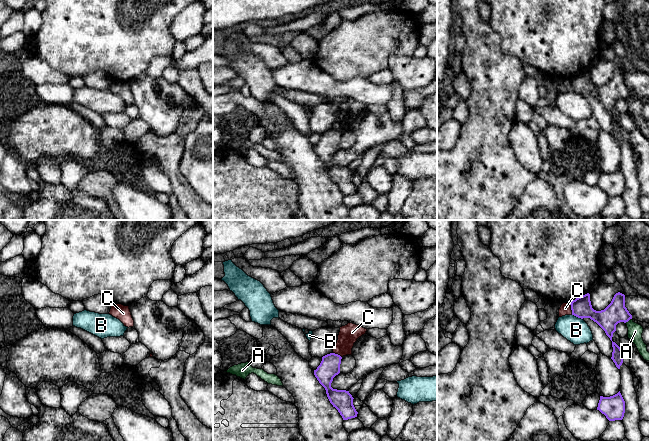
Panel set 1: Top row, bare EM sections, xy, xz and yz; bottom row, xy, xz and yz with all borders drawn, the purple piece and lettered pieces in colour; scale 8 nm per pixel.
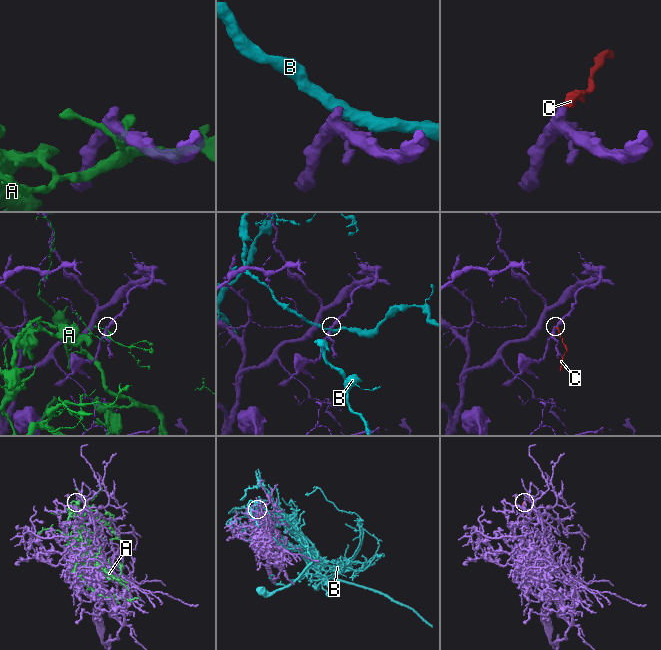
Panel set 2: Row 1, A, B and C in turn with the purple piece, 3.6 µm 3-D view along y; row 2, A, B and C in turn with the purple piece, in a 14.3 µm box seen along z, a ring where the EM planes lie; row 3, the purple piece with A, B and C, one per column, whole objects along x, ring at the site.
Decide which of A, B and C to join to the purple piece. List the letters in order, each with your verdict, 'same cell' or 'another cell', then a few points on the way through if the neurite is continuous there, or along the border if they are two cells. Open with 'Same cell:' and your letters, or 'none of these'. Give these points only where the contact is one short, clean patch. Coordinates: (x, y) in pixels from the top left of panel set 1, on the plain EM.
Same cell: none of these
A: another cell
B: another cell; border along yz (572, 90), (582, 95)
C: another cell; border along yz (569, 79), (572, 90)

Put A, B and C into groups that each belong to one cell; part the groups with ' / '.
A / B / C

